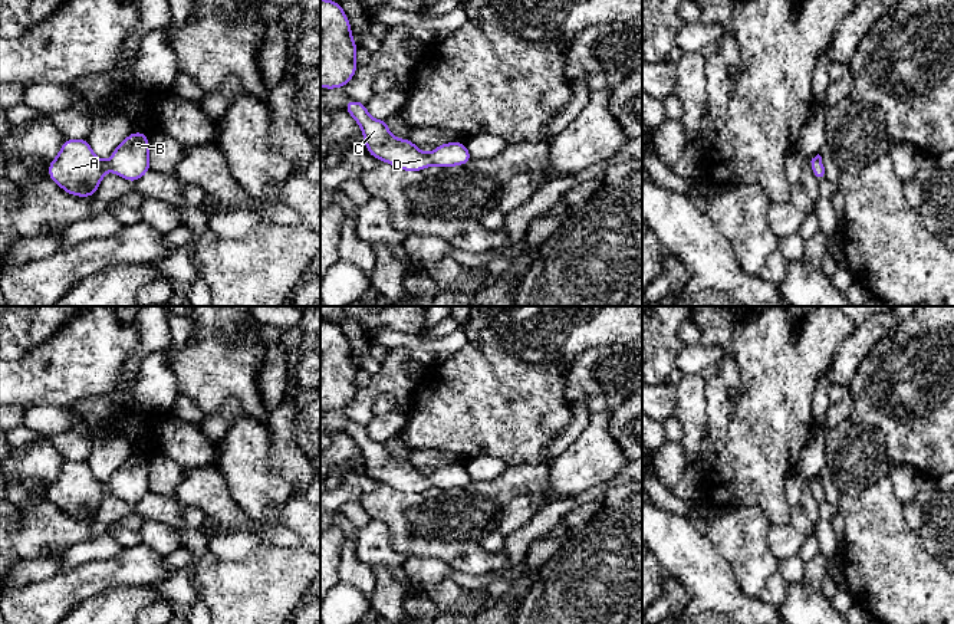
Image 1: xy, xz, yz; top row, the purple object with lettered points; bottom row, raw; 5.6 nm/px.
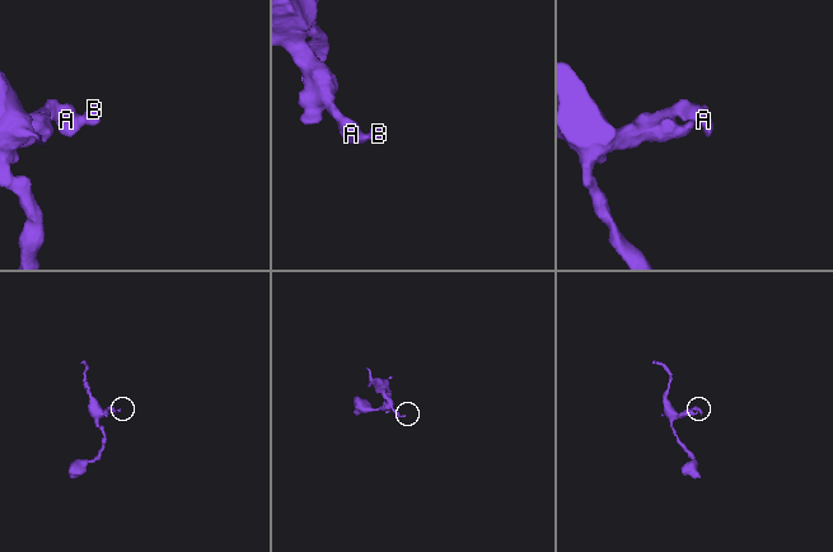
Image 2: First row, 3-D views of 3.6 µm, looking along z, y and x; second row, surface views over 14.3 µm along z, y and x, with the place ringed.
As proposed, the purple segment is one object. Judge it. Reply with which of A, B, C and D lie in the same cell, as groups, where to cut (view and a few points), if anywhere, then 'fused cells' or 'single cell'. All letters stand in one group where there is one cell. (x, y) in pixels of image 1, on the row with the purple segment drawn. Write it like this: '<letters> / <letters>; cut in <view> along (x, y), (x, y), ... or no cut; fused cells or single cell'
A B C D; no cut; single cell

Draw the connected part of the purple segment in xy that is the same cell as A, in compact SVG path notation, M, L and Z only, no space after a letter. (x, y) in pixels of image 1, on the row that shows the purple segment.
M128 135L108 161L93 154L88 139L66 139L59 155L49 162L47 173L68 194L92 197L111 170L128 181L138 181L145 175L149 171L148 135Z

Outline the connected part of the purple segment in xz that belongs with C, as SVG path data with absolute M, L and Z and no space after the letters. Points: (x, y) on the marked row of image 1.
M346 101L345 109L359 124L368 152L399 170L422 171L432 164L447 168L464 165L471 160L464 142L443 144L435 147L432 154L421 152L409 139L394 138L385 119L371 118L365 104Z

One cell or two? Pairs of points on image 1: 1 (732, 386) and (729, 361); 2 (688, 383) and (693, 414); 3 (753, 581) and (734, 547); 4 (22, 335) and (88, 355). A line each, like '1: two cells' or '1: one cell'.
1: one cell
2: one cell
3: one cell
4: two cells

